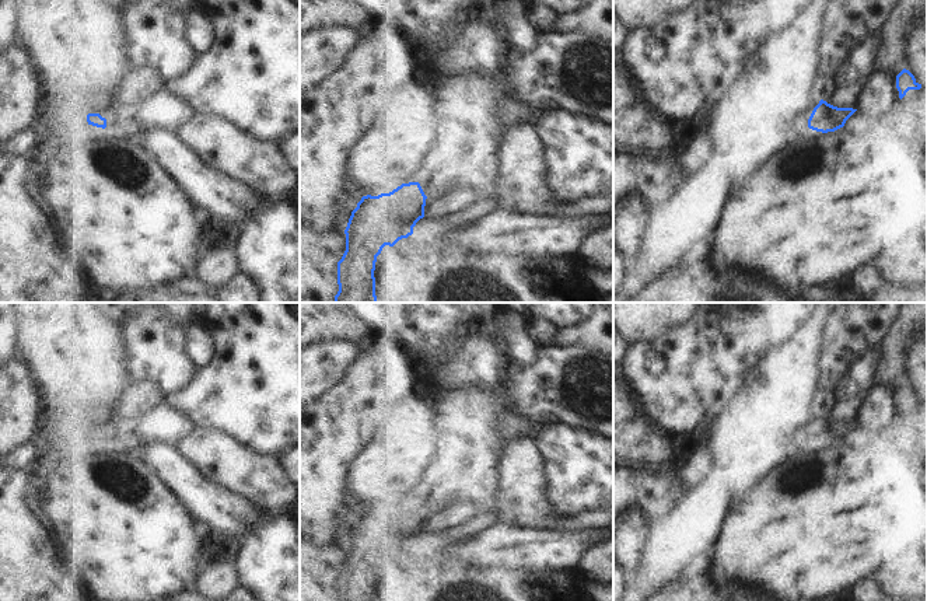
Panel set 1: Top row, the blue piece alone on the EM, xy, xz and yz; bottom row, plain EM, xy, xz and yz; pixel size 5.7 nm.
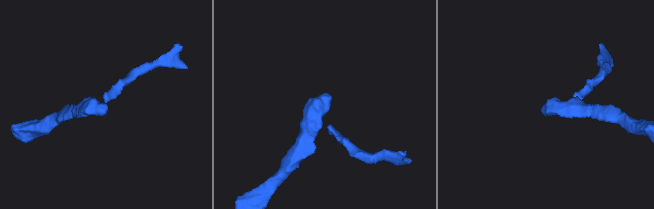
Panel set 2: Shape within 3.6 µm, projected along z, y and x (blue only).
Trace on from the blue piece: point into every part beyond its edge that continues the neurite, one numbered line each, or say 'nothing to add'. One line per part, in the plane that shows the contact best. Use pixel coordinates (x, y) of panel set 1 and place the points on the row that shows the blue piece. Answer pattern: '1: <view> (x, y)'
1: xz (468, 154)

